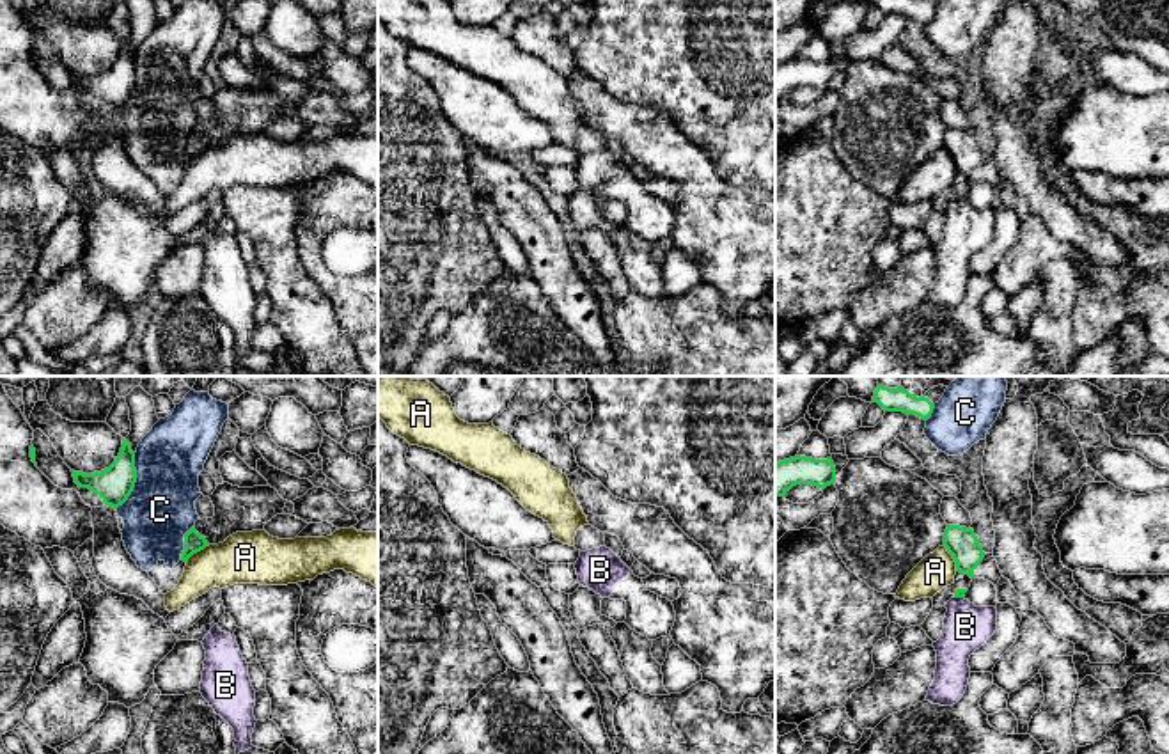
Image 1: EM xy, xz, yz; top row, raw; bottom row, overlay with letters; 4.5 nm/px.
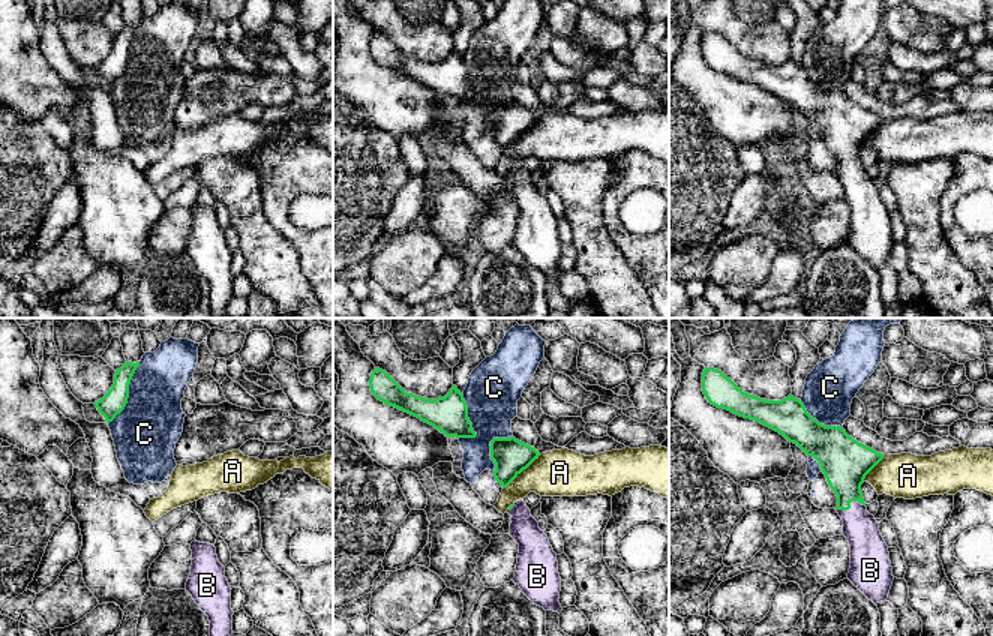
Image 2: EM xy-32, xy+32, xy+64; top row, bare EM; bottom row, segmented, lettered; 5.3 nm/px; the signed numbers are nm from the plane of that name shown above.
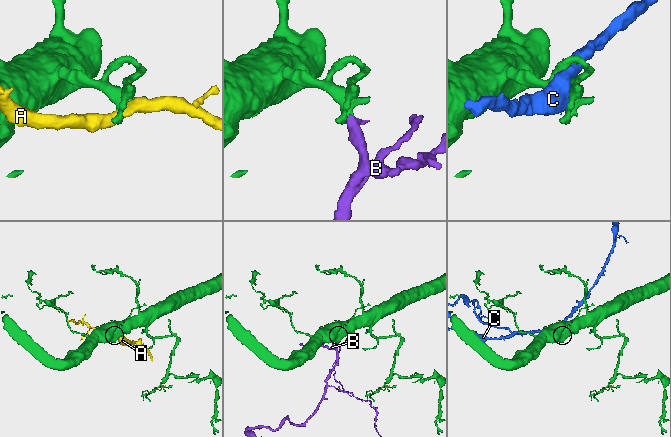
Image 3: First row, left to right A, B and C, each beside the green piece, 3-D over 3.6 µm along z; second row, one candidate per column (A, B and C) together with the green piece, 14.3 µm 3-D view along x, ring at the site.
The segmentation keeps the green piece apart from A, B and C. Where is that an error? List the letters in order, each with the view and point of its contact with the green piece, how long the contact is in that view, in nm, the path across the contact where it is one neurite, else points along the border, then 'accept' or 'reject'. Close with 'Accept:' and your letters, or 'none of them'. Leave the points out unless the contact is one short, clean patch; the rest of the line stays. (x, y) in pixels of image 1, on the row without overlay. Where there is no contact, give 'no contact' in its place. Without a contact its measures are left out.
A: contact yz (953, 160); length 140 nm; reject
B: contact yz (958, 199); length 60 nm; way yz (960, 196), (958, 199), (958, 212), (965, 229); accept
C: contact xy (135, 84); length 280 nm; reject
Accept: B

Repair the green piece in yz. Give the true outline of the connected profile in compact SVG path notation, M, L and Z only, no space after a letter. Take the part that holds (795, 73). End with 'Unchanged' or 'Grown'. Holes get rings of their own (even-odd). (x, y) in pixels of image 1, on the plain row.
M795 59L775 66L775 99L784 99L796 87L812 87L821 92L836 85L832 60L812 62Z. Unchanged

